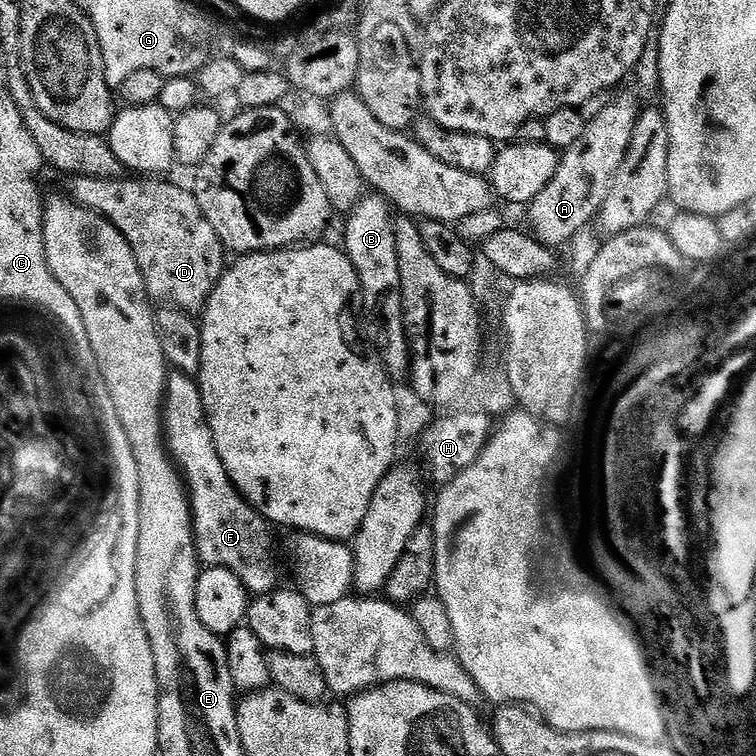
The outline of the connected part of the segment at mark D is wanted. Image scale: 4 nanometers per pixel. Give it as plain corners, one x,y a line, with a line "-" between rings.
74,176
67,181
67,195
83,208
96,212
111,220
112,224
130,242
134,258
142,270
144,285
153,301
169,308
180,308
183,312
203,313
216,284
226,271
224,255
226,249
218,238
214,226
206,218
198,202
195,191
167,184
164,178
125,178
122,180
103,180
89,176

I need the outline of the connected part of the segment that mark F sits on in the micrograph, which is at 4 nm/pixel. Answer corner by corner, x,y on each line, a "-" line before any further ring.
172,374
168,378
168,391
164,402
164,434
168,450
185,484
190,489
192,501
192,525
196,531
196,552
201,561
210,568
225,568
239,578
244,587
252,594
275,592
276,581
276,540
272,537
273,525
253,504
251,504
232,484
226,466
222,466
222,458
218,454
218,446
214,442
214,434
210,430
208,415
202,402
199,383
193,377
183,374

